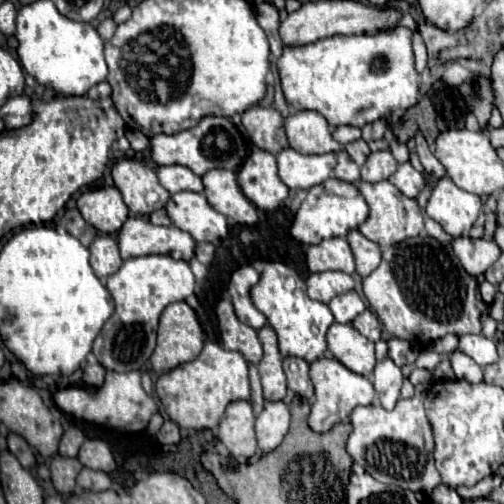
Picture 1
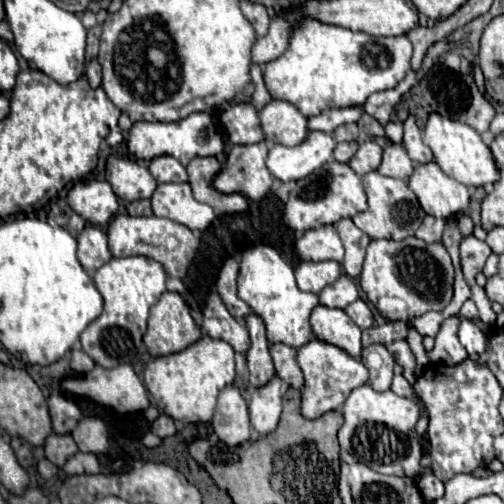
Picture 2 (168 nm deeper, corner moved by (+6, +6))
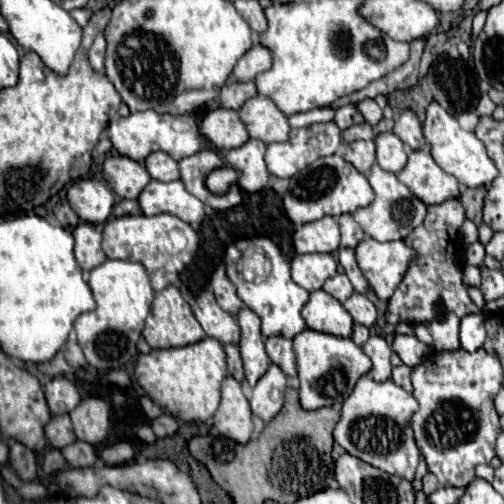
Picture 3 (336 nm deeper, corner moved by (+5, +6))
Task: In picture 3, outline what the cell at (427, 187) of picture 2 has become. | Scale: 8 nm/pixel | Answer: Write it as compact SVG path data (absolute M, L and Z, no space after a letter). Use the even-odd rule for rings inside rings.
M427 150L409 152L409 160L397 178L427 206L441 204L459 196L459 182L455 176L443 172Z

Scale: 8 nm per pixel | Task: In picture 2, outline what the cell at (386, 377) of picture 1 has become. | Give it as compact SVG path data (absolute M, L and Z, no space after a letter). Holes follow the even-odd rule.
M372 344L362 350L362 362L370 372L370 386L376 392L386 392L392 384L394 356L382 344Z

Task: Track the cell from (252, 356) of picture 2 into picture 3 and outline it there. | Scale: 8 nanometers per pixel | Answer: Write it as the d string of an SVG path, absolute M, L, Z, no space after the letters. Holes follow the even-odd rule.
M241 308L241 312L237 312L237 322L241 328L239 352L243 358L245 378L251 386L255 386L255 382L267 372L267 368L271 364L271 360L265 352L265 340L261 334L261 320L253 310Z

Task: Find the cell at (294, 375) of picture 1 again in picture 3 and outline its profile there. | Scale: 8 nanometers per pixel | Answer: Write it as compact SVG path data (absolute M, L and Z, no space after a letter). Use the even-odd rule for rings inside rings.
M271 336L265 340L267 356L273 364L277 364L287 376L297 376L297 364L293 354L293 344L289 338L283 336Z

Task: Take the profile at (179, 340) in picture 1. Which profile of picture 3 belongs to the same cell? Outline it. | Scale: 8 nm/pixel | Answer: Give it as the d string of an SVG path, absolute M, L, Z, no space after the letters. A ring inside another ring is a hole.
M169 286L155 294L151 314L145 320L143 338L151 348L173 348L203 340L205 330L197 324L181 292Z

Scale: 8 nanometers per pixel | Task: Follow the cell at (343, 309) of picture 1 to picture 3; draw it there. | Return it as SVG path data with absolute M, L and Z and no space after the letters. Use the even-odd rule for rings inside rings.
M337 272L335 276L331 276L325 284L323 284L323 290L329 292L333 298L337 298L339 302L345 302L351 294L353 294L353 286L347 278L345 272Z

